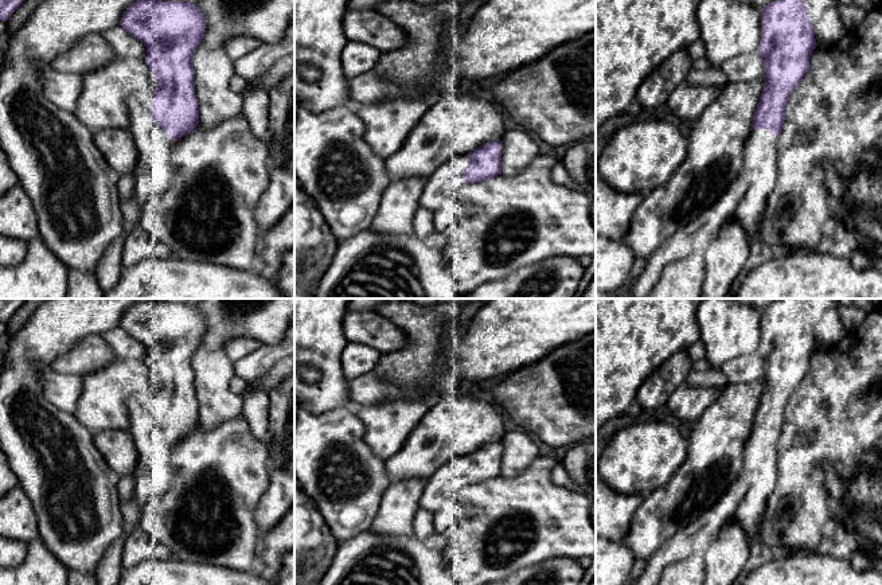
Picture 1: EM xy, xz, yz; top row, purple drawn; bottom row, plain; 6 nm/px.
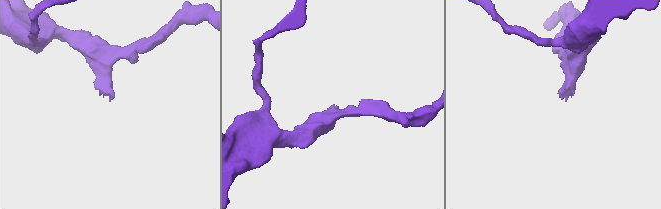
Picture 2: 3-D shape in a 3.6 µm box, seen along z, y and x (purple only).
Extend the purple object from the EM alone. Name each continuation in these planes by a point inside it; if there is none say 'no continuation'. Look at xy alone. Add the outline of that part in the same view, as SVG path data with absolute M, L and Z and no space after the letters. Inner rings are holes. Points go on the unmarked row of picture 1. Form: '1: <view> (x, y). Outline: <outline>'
1: xy (149, 439). Outline: M151 418L132 421L129 432L133 436L140 457L148 459L156 453L169 453L173 441Z

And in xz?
1: xz (451, 474). Outline: M457 456L433 473L429 480L442 492L446 485L458 485L463 488L463 471L468 467L467 456Z

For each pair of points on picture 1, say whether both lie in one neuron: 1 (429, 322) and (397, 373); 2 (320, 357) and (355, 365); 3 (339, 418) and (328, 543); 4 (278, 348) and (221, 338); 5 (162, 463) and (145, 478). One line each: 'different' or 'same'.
1: same
2: different
3: different
4: different
5: same

